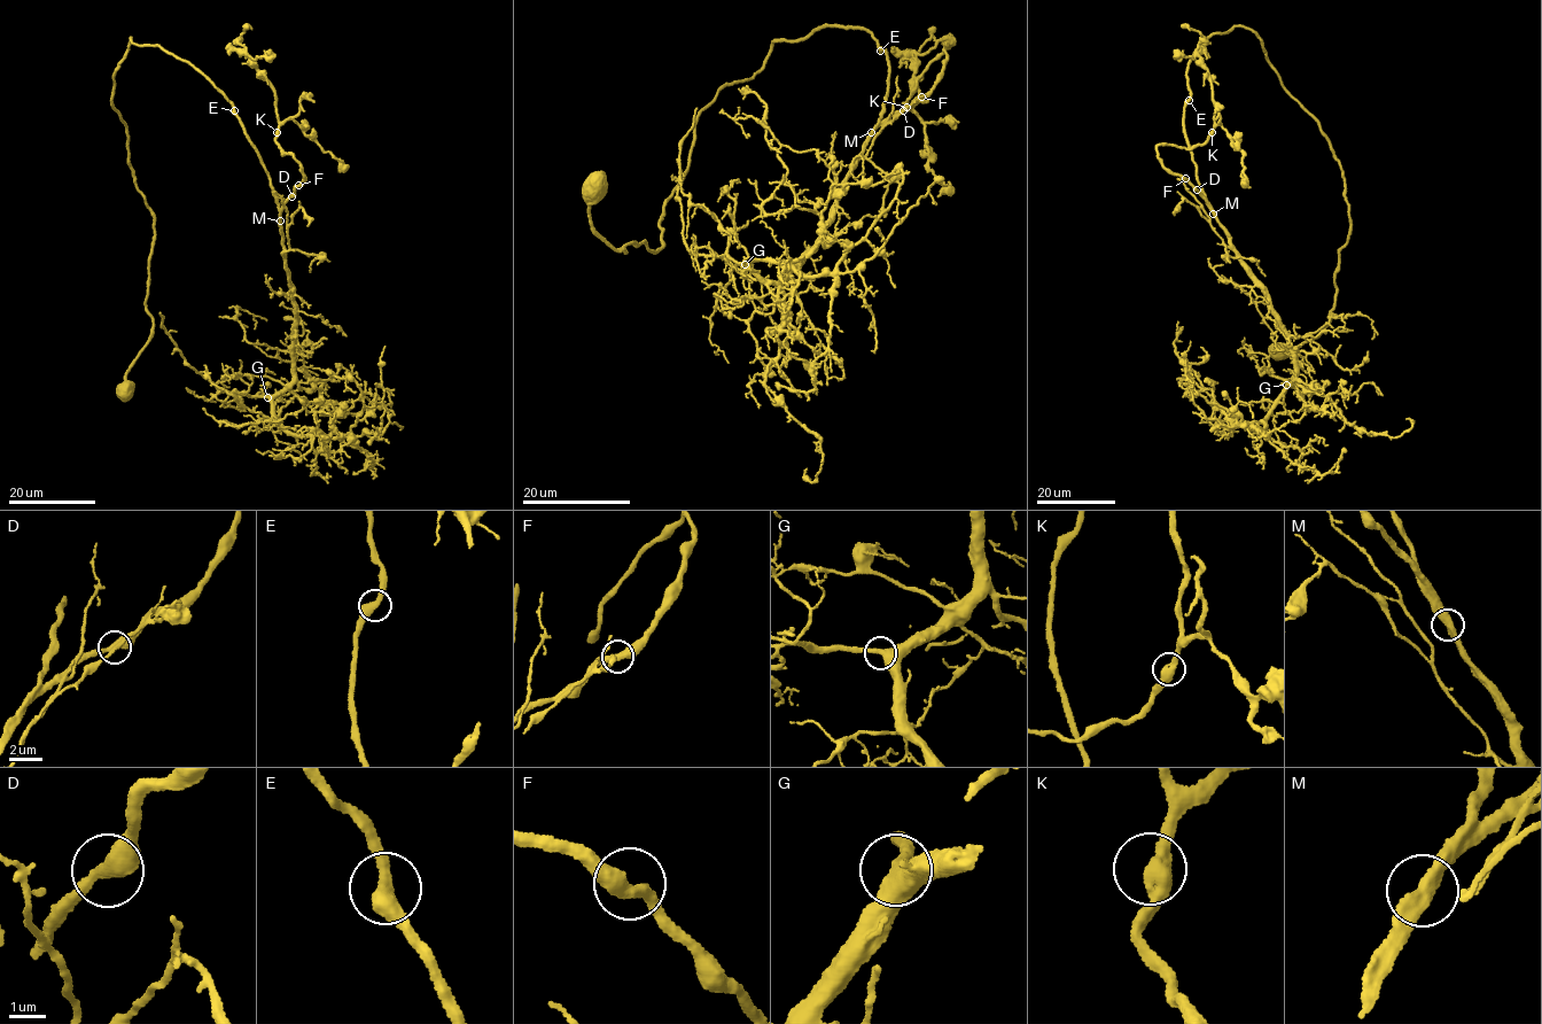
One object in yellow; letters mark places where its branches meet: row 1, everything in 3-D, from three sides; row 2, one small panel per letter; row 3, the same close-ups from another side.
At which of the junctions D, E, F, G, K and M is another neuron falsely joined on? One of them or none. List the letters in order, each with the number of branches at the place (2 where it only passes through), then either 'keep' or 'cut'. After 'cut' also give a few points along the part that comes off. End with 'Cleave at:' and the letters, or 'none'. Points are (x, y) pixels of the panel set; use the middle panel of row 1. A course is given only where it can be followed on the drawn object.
D: branches 2; keep
E: branches 2; keep
F: branches 2; keep
G: branches 2; keep
K: branches 2; keep
M: branches 2; keep
Cleave at: none

